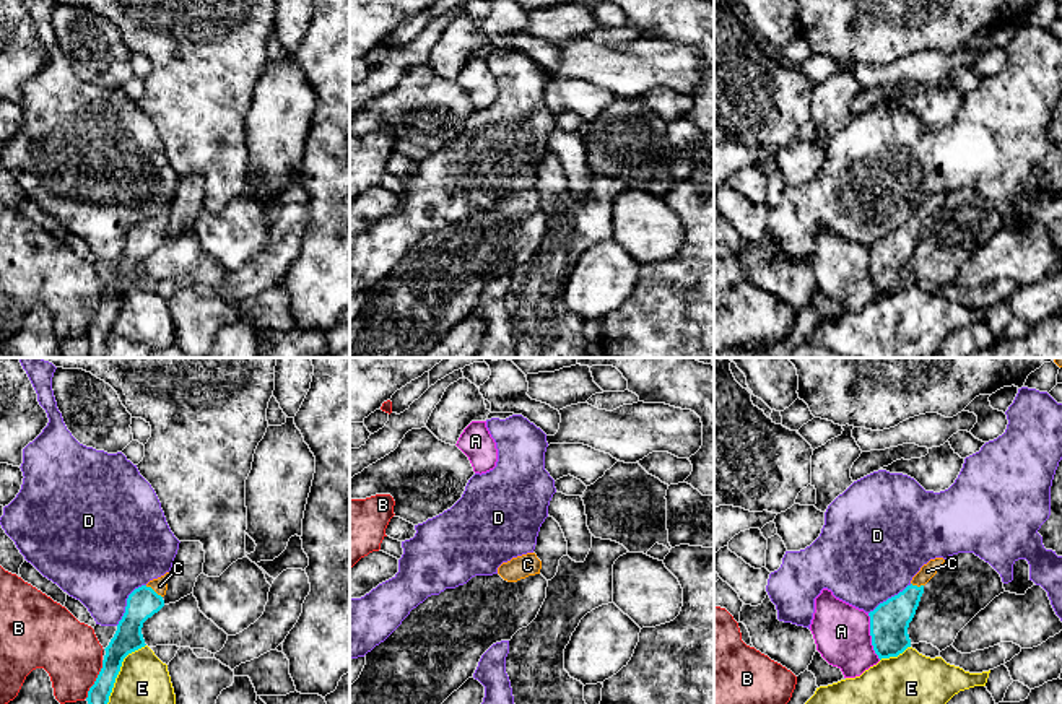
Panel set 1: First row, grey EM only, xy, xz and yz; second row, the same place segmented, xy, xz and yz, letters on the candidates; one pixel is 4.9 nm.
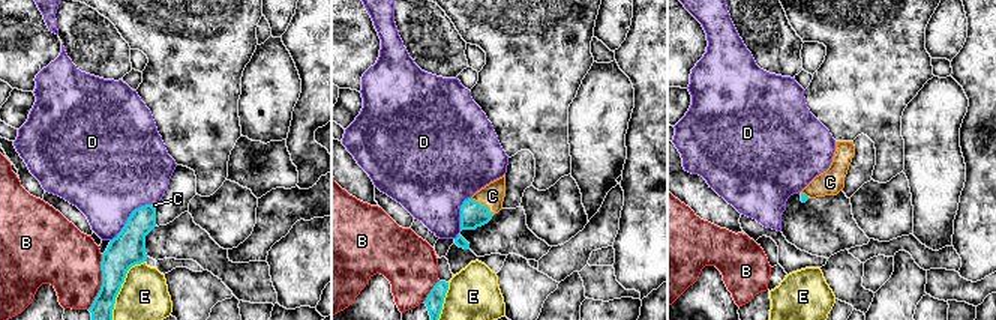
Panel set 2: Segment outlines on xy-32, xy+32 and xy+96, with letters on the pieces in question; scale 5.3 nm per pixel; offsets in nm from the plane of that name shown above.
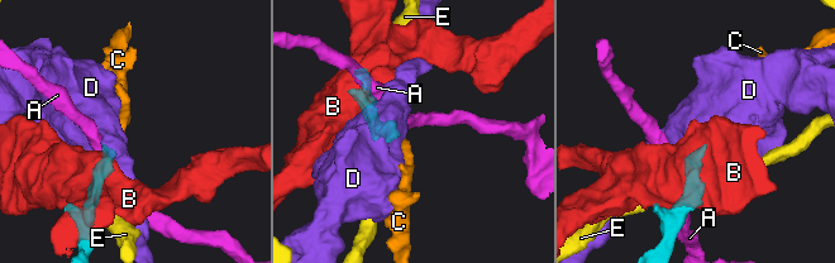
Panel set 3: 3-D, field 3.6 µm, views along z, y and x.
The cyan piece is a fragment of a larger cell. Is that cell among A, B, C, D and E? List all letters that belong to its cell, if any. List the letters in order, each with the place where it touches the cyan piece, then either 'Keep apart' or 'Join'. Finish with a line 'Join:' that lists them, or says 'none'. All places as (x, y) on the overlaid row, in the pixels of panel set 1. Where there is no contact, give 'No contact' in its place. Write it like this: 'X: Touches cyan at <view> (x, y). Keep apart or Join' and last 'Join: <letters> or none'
A: Touches cyan at yz (870, 634). Keep apart
B: Touches cyan at xy (96, 680). Keep apart
C: Touches cyan at xy (152, 589). Join
D: Touches cyan at xy (127, 602). Keep apart
E: Touches cyan at xy (119, 670). Keep apart
Join: C

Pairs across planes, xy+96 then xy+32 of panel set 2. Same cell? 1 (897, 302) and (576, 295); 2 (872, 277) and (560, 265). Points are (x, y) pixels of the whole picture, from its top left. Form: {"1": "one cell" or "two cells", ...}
{"1": "one cell", "2": "one cell"}

